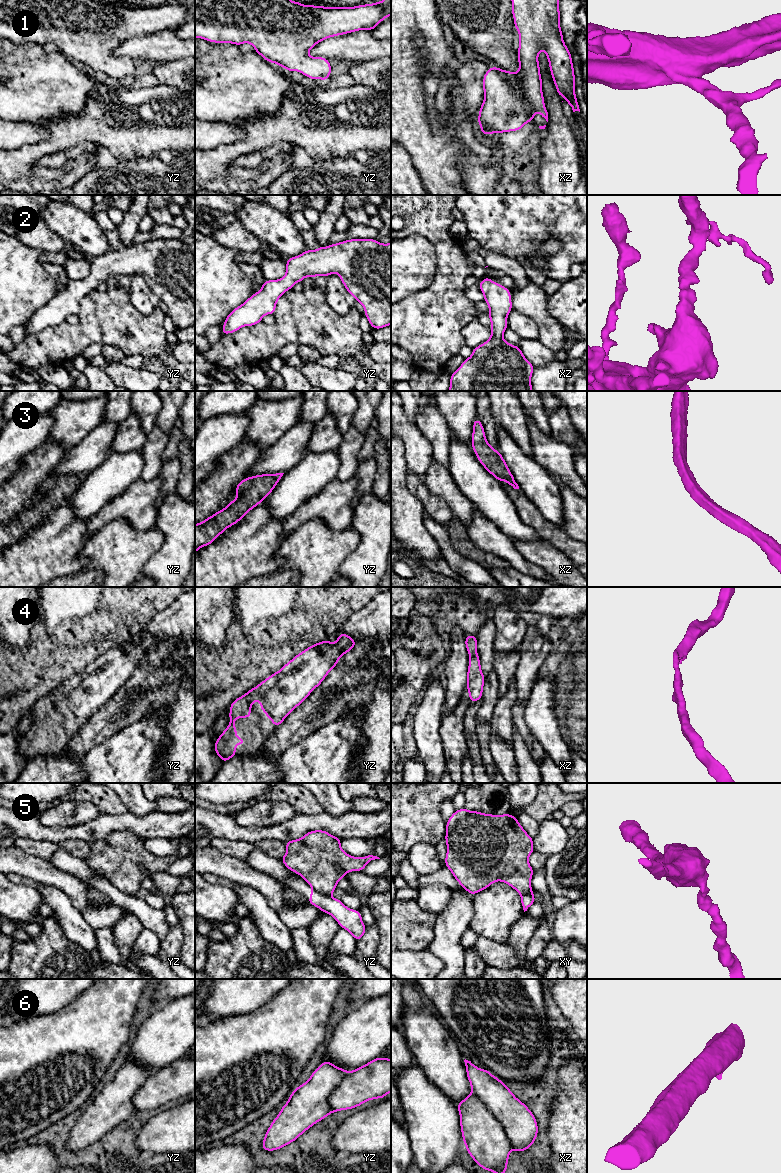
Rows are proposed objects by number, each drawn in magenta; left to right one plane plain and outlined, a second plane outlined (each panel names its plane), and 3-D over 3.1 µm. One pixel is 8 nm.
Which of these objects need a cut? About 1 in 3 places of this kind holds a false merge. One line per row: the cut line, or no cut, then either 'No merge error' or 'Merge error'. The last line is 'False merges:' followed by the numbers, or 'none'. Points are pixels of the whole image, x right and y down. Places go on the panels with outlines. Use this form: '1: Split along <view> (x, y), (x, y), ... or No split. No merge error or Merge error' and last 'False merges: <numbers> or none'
1: No split. No merge error
2: No split. No merge error
3: No split. No merge error
4: No split. No merge error
5: Split along yz (312, 887), (321, 893), (329, 895). Merge error
6: Split along xz (471, 1092), (502, 1126), (512, 1146). Merge error
False merges: 5, 6

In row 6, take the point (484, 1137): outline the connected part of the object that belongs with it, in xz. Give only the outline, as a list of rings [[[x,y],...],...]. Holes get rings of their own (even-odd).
[[[472,1092],[456,1104],[463,1142],[471,1158],[493,1173],[507,1173],[512,1144],[503,1126]]]

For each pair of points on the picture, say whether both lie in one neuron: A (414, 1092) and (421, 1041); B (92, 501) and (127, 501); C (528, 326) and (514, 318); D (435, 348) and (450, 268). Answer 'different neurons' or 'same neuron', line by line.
A: different neurons
B: different neurons
C: same neuron
D: same neuron

